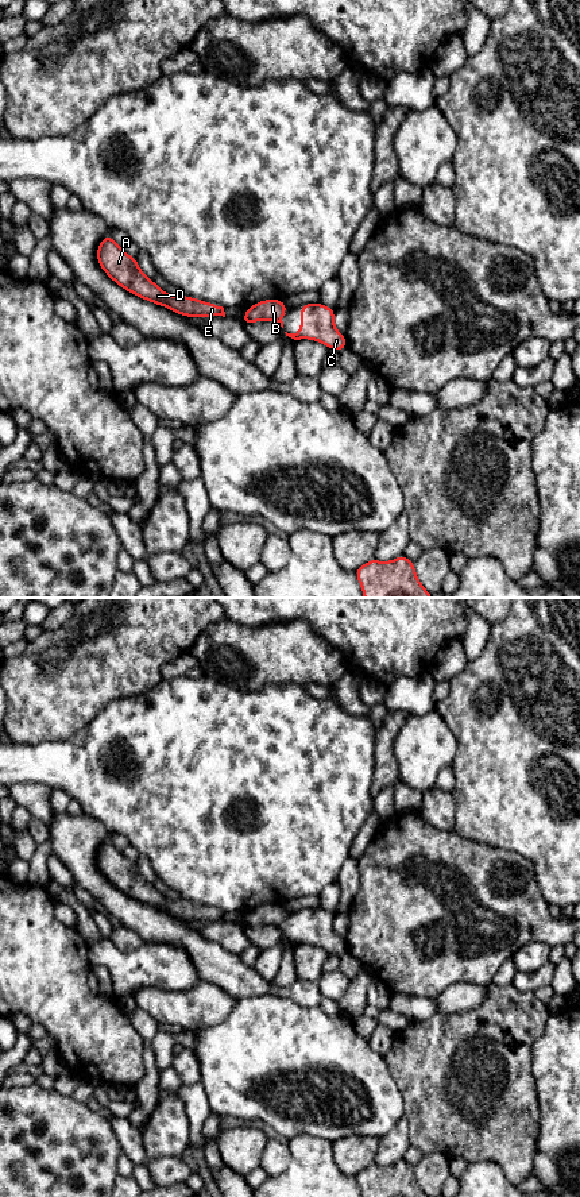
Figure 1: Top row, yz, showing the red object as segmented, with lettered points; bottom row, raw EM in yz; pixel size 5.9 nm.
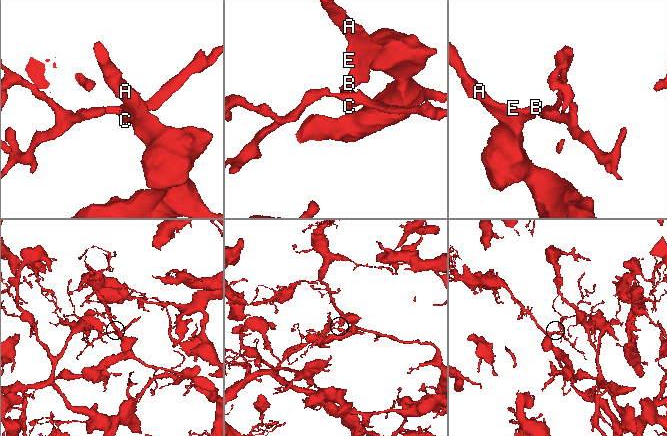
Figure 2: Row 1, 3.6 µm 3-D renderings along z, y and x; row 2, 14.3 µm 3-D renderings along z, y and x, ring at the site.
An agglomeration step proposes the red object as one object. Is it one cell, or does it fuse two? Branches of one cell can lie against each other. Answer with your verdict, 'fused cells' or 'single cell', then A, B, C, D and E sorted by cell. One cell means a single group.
fused cells; A B D E / C

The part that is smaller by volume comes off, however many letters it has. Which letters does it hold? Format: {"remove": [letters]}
{"remove": ["C"]}

